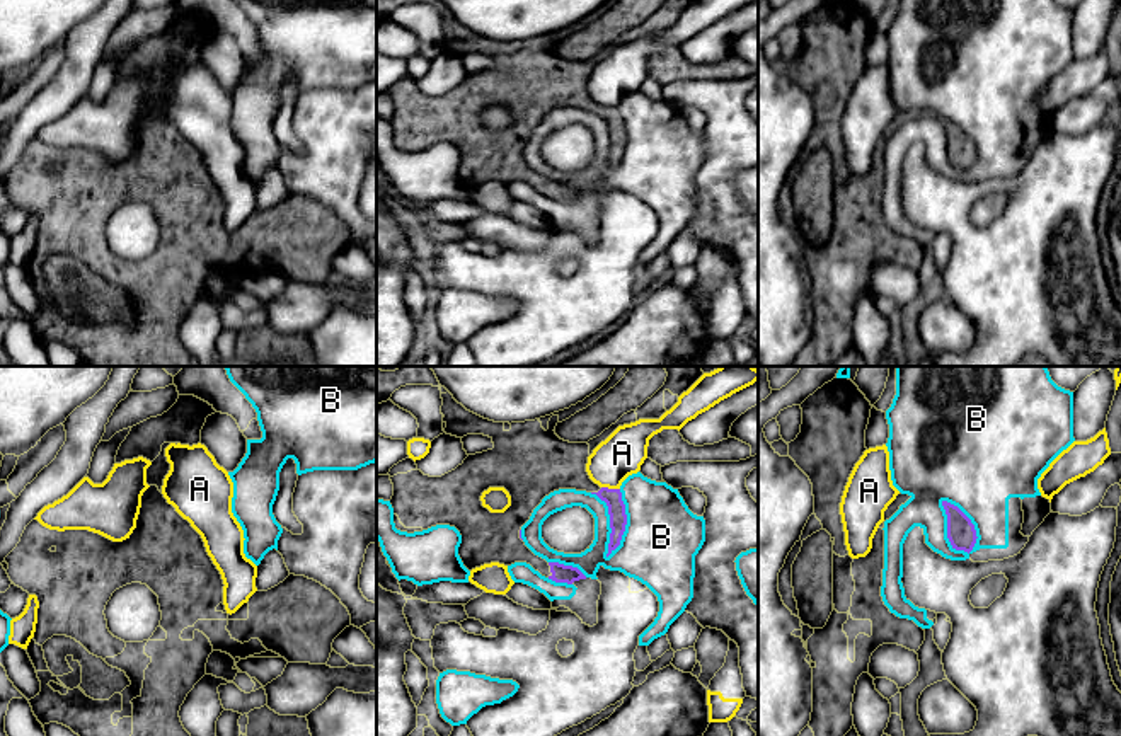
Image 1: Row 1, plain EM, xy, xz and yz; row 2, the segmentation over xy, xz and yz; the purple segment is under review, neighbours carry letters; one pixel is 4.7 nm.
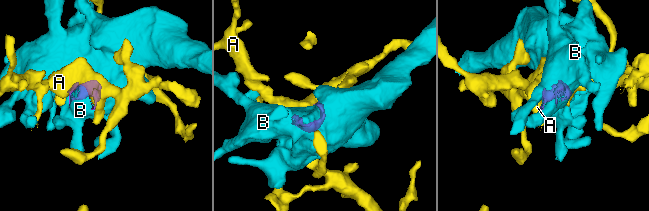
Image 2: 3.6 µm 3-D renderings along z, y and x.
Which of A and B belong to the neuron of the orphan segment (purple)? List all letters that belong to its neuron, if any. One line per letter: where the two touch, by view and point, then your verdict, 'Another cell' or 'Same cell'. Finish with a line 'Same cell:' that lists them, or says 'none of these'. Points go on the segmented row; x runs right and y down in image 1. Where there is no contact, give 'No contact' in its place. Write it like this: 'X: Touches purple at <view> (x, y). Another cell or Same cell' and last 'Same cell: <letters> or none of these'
A: Touches purple at xz (610, 489). Another cell
B: Touches purple at xz (610, 523). Another cell
Same cell: none of these

